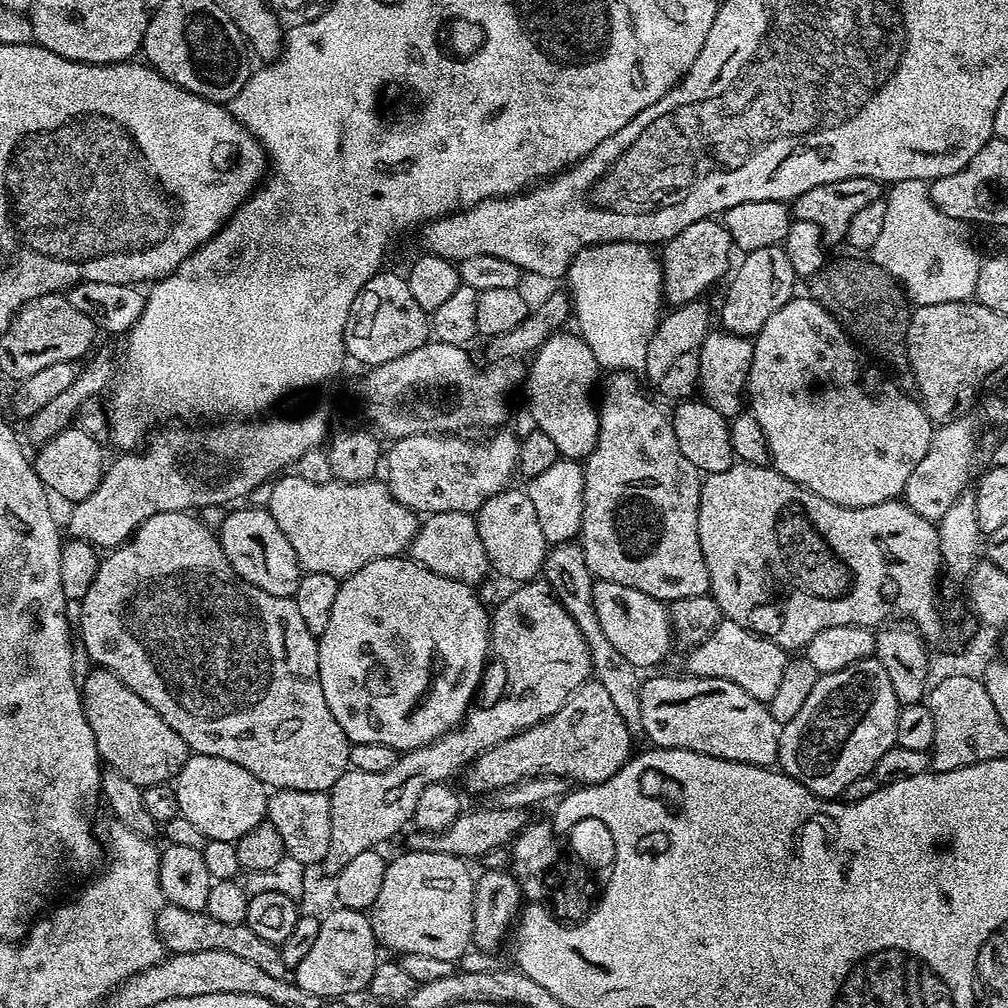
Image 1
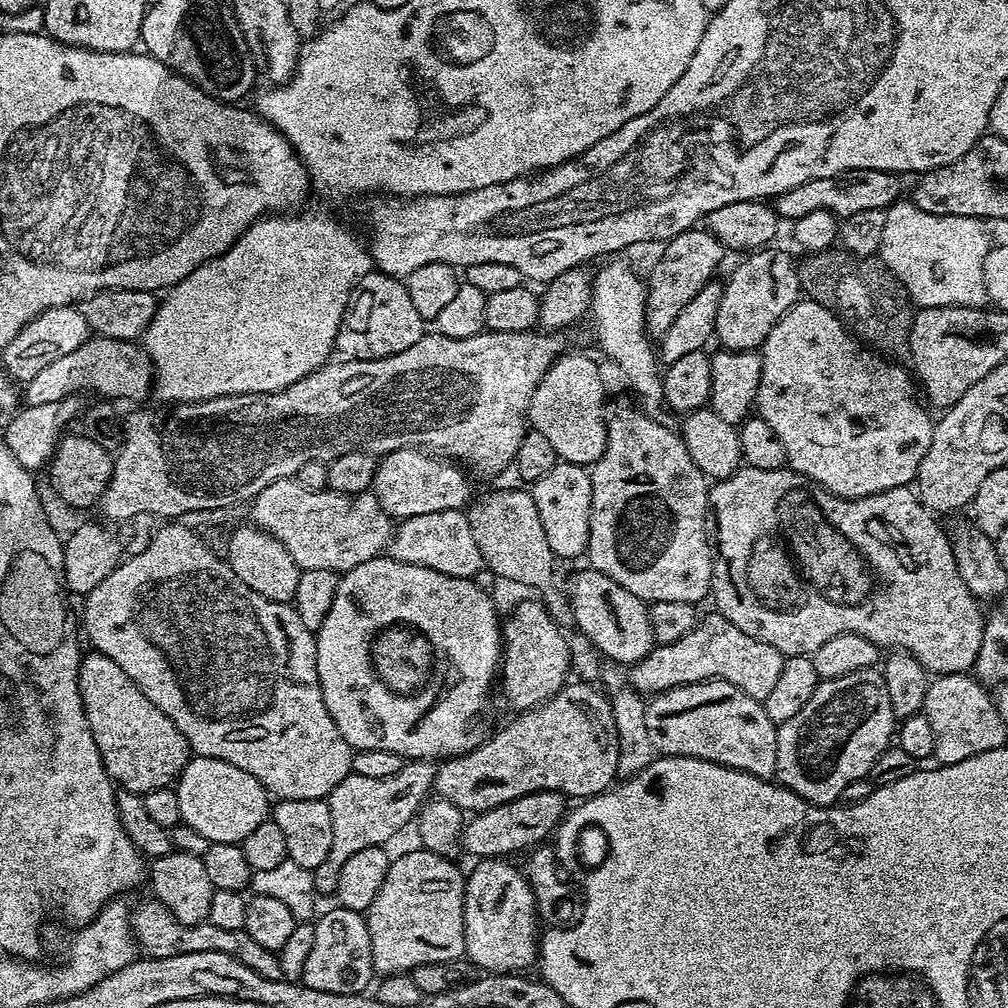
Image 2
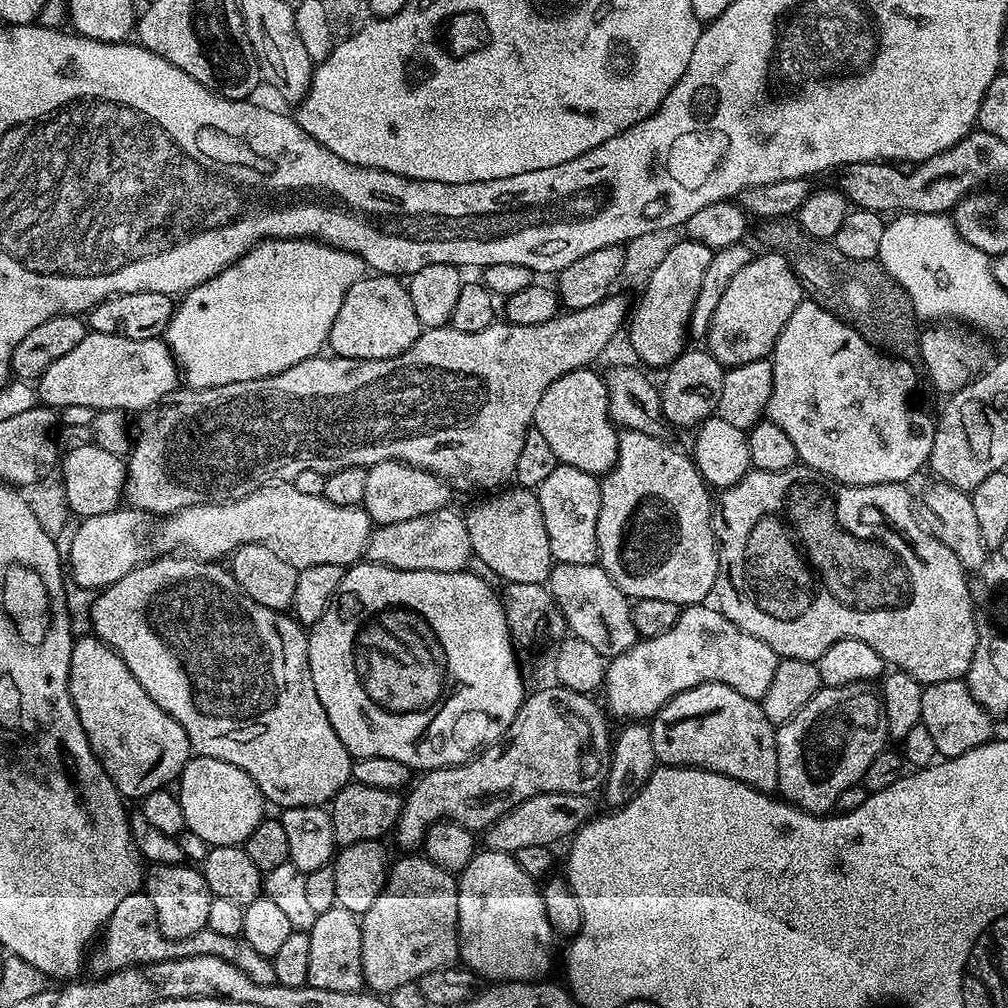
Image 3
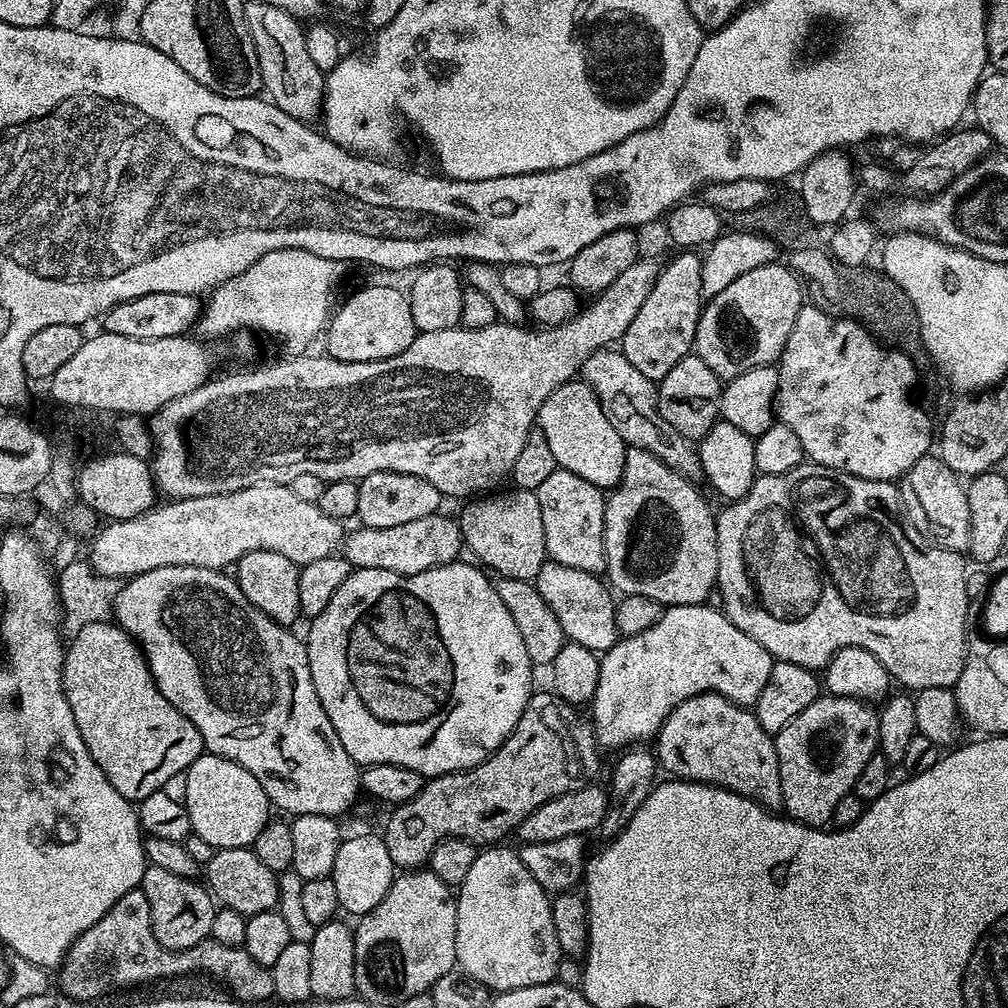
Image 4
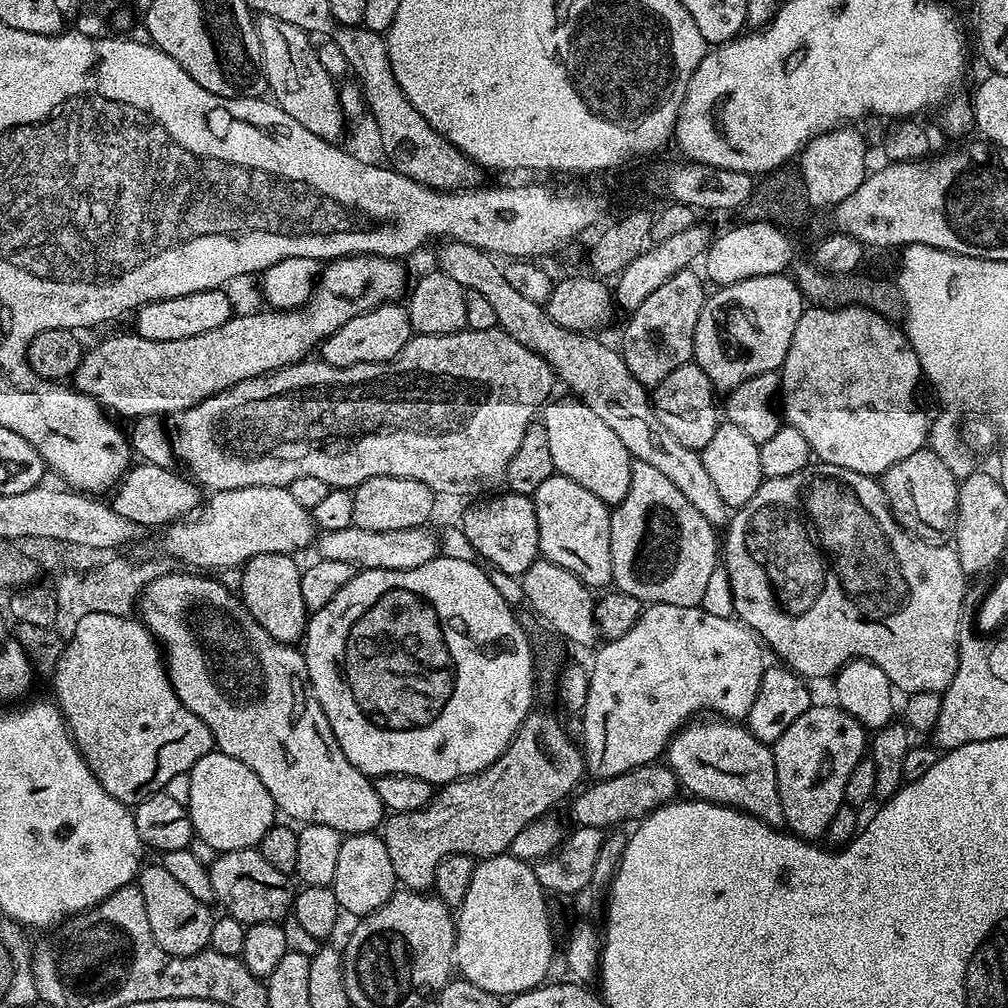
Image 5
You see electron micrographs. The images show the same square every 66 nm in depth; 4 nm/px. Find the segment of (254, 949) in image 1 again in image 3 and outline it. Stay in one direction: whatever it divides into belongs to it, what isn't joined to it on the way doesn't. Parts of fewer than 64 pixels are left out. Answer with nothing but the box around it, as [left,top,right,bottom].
[92,890,276,986]

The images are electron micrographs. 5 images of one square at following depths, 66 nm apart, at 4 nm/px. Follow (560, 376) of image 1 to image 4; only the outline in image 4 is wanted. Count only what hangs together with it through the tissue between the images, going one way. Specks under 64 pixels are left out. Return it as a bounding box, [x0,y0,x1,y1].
[538,379,626,490]

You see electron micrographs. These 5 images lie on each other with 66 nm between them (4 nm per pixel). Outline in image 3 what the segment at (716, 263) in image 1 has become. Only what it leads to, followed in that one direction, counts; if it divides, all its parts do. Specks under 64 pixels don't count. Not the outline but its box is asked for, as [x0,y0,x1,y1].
[626,238,713,368]

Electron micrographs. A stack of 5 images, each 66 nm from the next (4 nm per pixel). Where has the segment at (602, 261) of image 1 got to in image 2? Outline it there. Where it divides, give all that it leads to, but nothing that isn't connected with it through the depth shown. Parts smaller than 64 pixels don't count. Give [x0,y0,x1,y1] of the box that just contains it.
[590,263,665,414]

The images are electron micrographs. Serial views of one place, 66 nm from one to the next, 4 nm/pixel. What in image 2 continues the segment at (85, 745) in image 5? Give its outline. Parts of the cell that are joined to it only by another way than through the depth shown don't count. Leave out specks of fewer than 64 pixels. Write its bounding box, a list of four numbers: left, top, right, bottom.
[78,650,190,794]

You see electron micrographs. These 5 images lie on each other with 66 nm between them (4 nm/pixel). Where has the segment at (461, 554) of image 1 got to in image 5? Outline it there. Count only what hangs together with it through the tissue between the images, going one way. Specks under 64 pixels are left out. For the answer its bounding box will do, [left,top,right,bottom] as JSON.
[314,523,441,570]

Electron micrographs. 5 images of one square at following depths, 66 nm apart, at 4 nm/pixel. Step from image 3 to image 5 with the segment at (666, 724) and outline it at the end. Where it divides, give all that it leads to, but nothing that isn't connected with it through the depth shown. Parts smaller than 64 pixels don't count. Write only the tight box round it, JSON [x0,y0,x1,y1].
[666,718,784,828]

